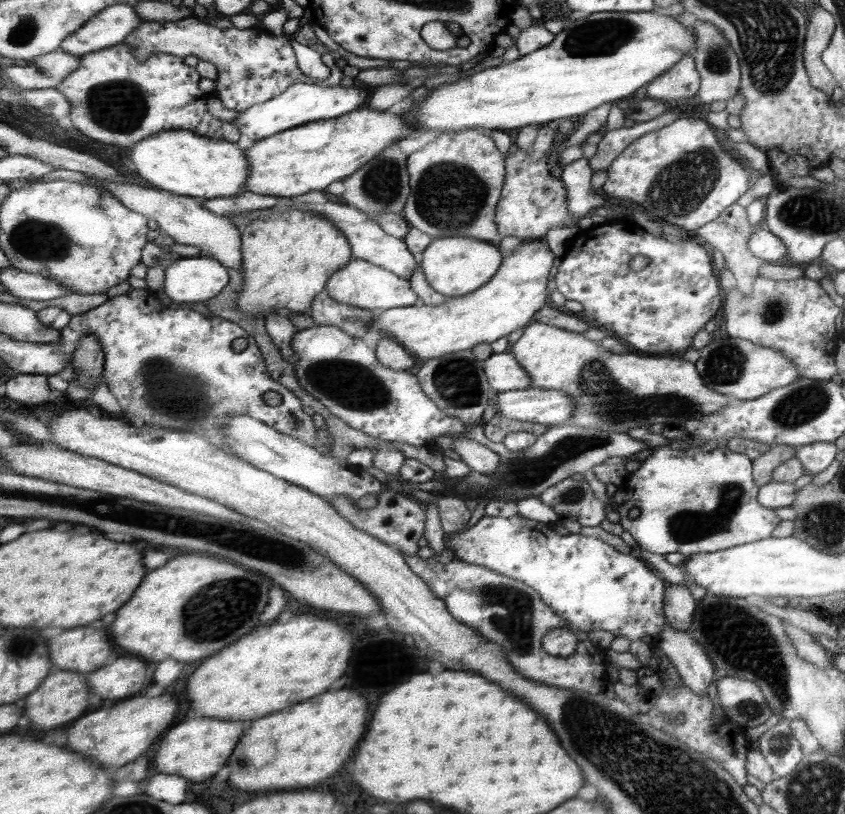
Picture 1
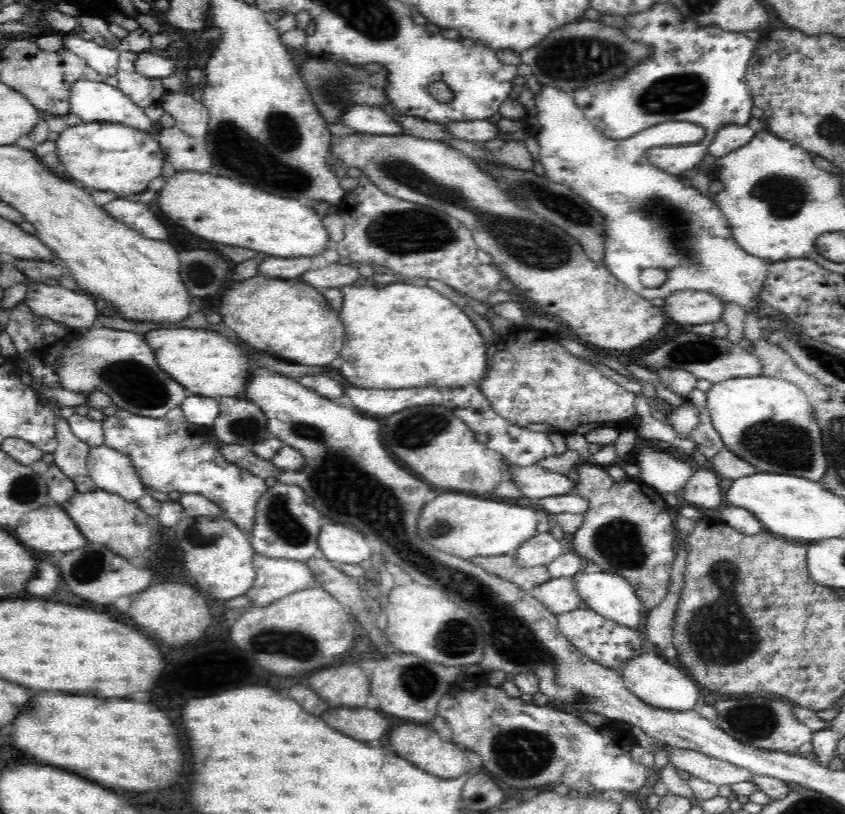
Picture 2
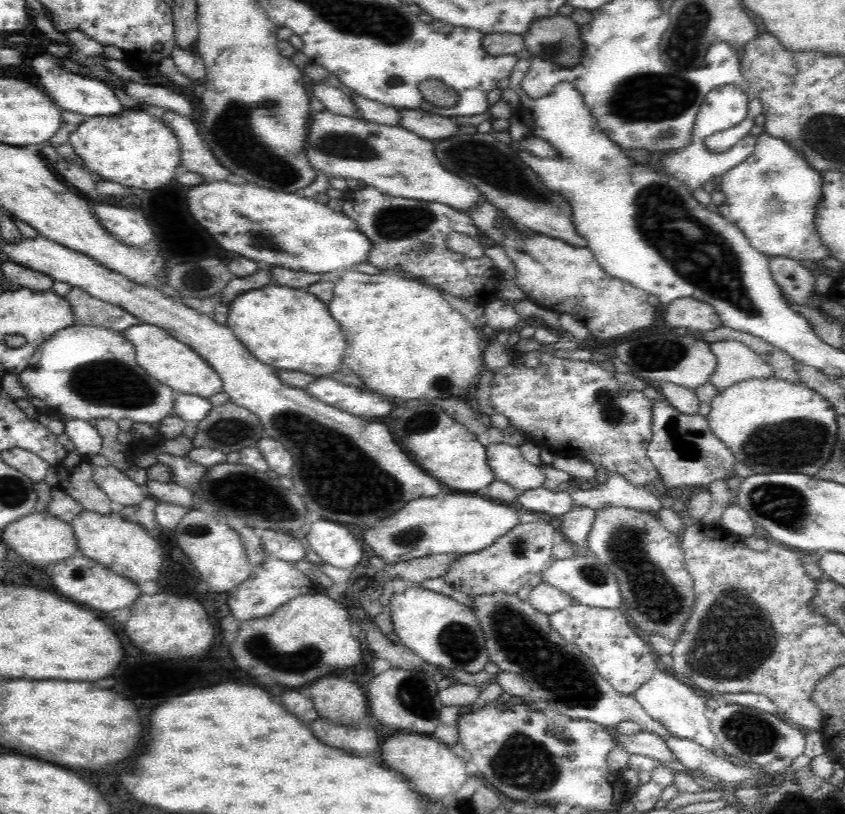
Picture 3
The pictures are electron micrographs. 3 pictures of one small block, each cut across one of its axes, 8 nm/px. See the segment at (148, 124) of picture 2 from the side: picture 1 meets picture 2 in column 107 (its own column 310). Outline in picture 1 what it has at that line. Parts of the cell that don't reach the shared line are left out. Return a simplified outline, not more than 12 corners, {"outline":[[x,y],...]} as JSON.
{"outline":[[296,81],[230,122],[254,142],[360,109],[370,91]]}

